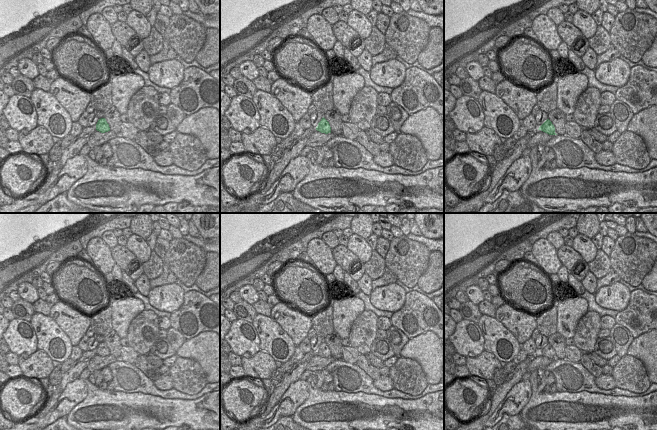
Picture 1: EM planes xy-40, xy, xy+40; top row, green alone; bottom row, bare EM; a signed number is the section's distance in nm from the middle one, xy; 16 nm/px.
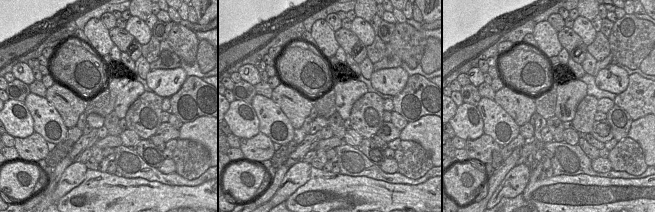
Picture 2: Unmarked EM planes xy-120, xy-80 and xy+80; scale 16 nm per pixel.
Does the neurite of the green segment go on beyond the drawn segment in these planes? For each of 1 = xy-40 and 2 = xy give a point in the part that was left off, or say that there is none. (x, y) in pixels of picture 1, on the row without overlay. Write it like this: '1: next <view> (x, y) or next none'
1: next none
2: next none

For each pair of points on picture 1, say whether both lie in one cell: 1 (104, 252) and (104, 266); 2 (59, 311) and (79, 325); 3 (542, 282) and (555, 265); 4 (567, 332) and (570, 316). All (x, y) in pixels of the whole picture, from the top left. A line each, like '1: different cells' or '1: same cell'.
1: same cell
2: same cell
3: different cells
4: same cell

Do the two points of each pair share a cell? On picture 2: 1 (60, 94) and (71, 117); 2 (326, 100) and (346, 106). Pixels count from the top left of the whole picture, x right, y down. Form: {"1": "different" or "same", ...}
{"1": "same", "2": "different"}

